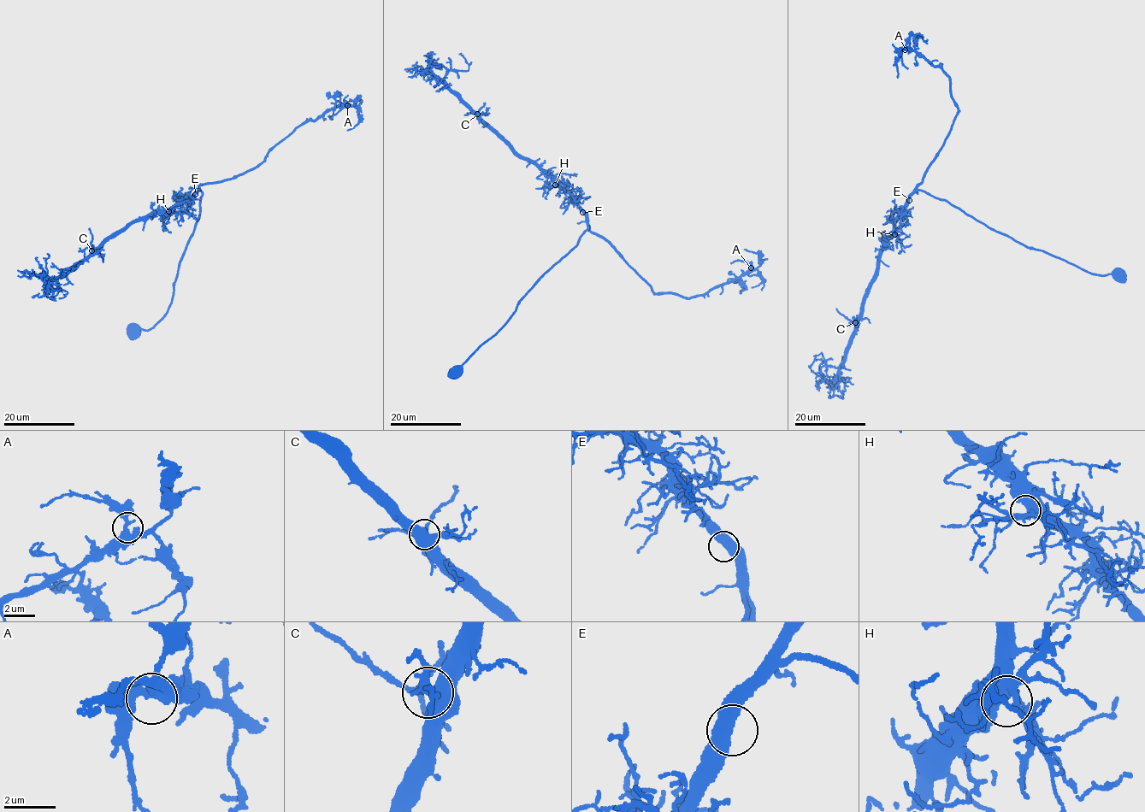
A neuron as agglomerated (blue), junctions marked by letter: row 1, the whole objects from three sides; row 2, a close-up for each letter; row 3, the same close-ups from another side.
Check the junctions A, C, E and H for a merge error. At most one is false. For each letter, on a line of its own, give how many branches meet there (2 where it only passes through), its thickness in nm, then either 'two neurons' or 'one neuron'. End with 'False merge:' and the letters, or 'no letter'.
A: 3 | 400 nm | one neuron
C: 2 | 440 nm | one neuron
E: 2 | 480 nm | one neuron
H: 2 | 550 nm | one neuron
False merge: no letter

